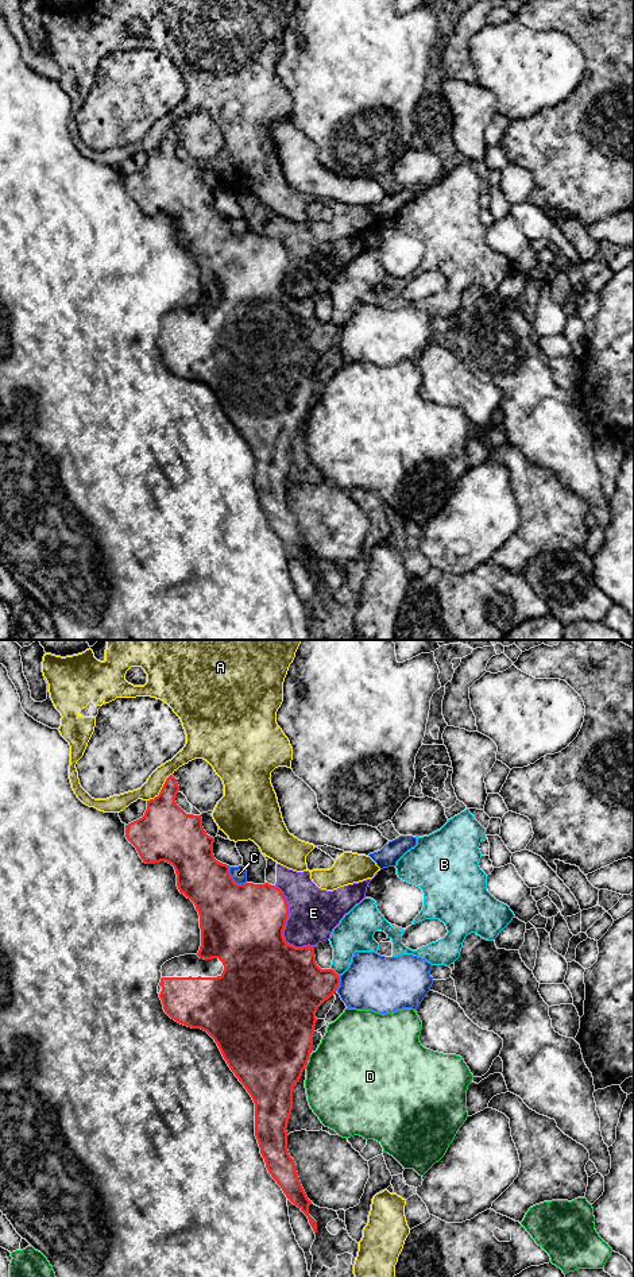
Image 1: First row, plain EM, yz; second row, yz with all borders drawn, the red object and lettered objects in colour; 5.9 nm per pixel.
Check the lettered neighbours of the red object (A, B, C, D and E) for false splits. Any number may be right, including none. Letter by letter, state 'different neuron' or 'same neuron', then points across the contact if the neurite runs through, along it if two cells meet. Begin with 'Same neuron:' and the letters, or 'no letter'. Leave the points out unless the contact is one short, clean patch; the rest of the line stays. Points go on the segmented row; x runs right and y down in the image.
Same neuron: no letter
A: different neuron
B: different neuron; border yz (331, 968), (339, 976)
C: different neuron
D: different neuron
E: different neuron

